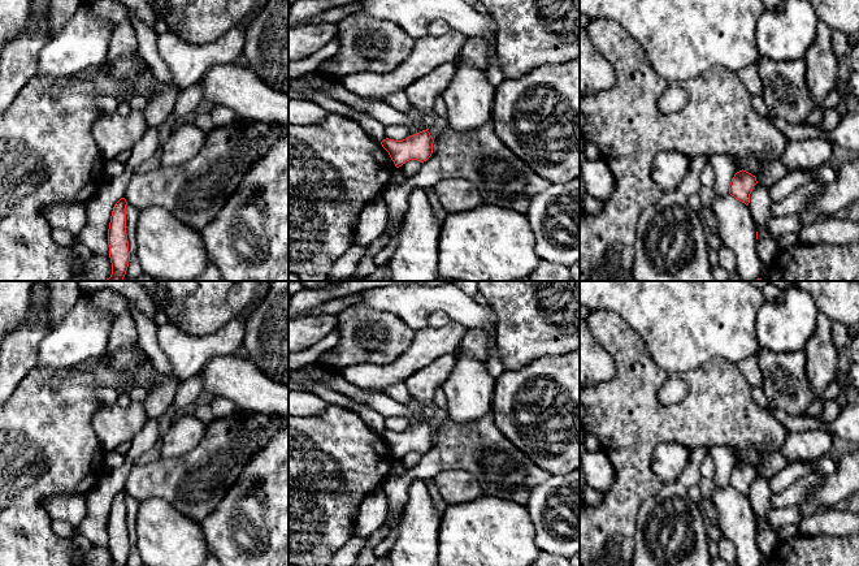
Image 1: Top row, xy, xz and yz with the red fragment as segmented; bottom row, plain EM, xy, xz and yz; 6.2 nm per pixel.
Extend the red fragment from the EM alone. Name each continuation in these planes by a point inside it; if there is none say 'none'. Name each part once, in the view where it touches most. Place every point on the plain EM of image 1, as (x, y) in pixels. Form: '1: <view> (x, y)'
none

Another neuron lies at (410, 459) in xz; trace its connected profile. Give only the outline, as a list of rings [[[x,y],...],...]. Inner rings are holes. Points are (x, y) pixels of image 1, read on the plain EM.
[[[409,451],[405,455],[403,455],[402,458],[399,458],[398,461],[408,470],[412,468],[413,466],[416,466],[418,463],[418,461],[421,459],[422,454],[417,453],[417,451]]]

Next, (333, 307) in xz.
[[[356,294],[339,297],[339,298],[331,299],[329,302],[325,302],[317,310],[312,310],[308,314],[295,316],[295,317],[301,317],[301,316],[307,316],[307,315],[324,315],[324,314],[337,316],[344,308],[355,304],[356,299],[357,299]]]

